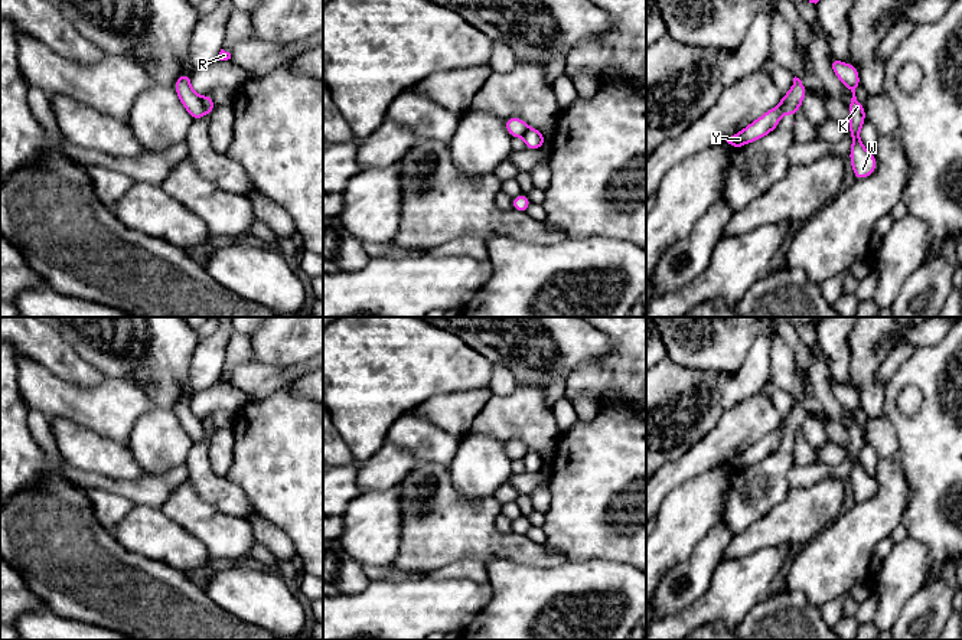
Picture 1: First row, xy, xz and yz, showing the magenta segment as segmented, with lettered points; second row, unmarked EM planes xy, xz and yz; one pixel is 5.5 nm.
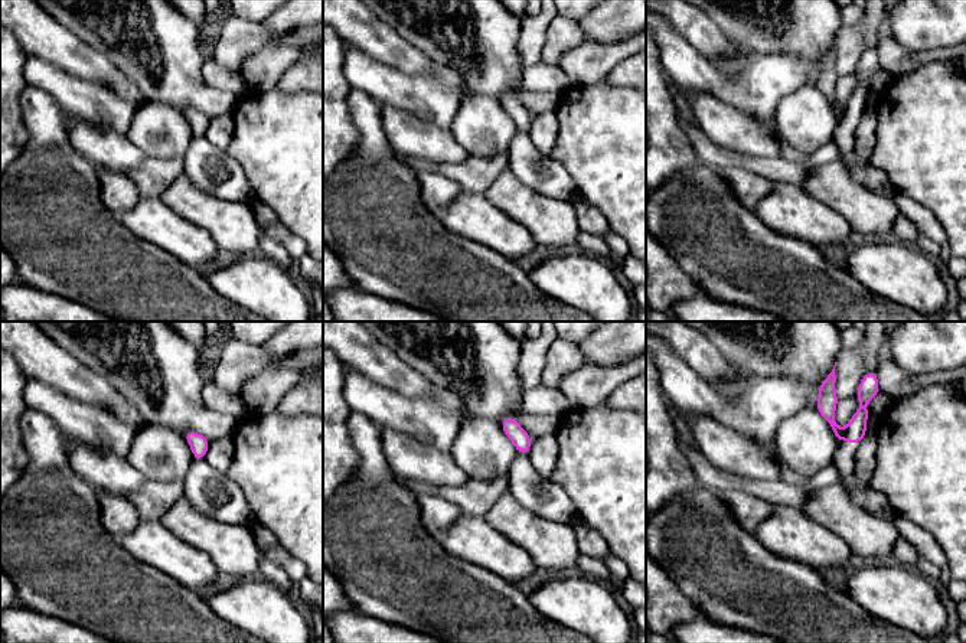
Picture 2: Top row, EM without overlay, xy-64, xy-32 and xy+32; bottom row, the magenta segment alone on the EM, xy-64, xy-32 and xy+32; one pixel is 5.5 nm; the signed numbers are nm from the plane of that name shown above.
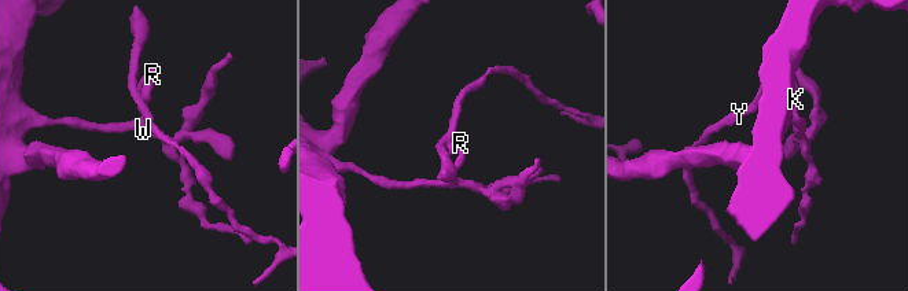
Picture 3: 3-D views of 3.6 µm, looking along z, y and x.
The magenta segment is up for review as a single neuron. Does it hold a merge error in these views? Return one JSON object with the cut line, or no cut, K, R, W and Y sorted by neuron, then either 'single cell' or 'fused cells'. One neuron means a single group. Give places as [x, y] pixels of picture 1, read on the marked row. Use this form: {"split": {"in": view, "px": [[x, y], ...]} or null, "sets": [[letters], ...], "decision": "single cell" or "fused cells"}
{"split": {"in": "xy", "px": [[201, 97], [206, 113]]}, "sets": [["K", "R", "W"], ["Y"]], "decision": "fused cells"}

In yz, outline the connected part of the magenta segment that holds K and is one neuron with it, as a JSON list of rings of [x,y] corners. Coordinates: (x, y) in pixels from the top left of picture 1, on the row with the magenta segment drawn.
[[[834,56],[829,63],[837,78],[852,92],[852,98],[848,104],[848,125],[850,135],[852,138],[850,160],[855,179],[862,180],[875,172],[878,163],[877,157],[867,151],[860,138],[860,130],[865,123],[865,110],[855,97],[855,89],[861,86],[858,69],[851,63],[838,61]]]

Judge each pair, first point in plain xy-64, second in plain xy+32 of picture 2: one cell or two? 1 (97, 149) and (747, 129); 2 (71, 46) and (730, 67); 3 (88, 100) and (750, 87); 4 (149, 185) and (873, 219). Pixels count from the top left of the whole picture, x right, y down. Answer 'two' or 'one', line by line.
1: one
2: two
3: one
4: two

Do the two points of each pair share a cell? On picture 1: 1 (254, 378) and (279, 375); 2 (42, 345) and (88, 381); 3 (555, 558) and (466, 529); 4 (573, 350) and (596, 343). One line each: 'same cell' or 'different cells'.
1: same cell
2: same cell
3: same cell
4: same cell

